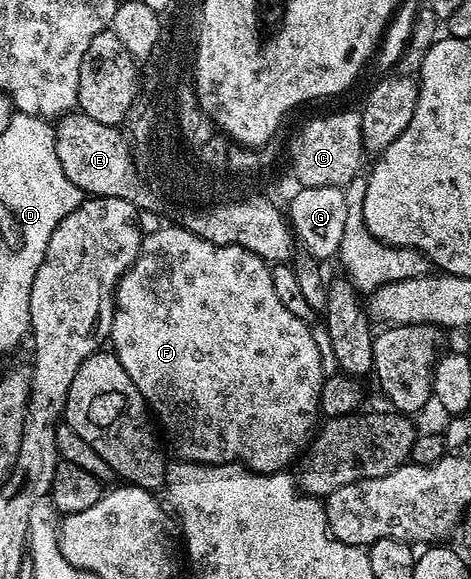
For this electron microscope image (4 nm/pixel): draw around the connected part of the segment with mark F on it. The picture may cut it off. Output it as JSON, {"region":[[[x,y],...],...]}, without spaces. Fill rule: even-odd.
{"region":[[[173,223],[166,226],[166,229],[157,229],[154,233],[146,232],[142,236],[139,255],[119,279],[117,291],[113,294],[112,352],[117,354],[123,371],[131,375],[131,383],[139,387],[146,406],[155,414],[156,420],[165,424],[165,429],[181,456],[178,458],[199,465],[240,463],[252,469],[254,473],[275,473],[284,470],[285,464],[289,460],[292,462],[302,452],[303,446],[310,440],[318,424],[316,413],[319,413],[321,403],[321,386],[327,376],[327,370],[321,366],[322,346],[312,337],[307,322],[295,319],[295,315],[291,315],[291,311],[287,311],[287,307],[279,303],[279,295],[275,295],[273,274],[262,257],[238,245],[216,245],[195,235],[190,229],[178,227]]]}

